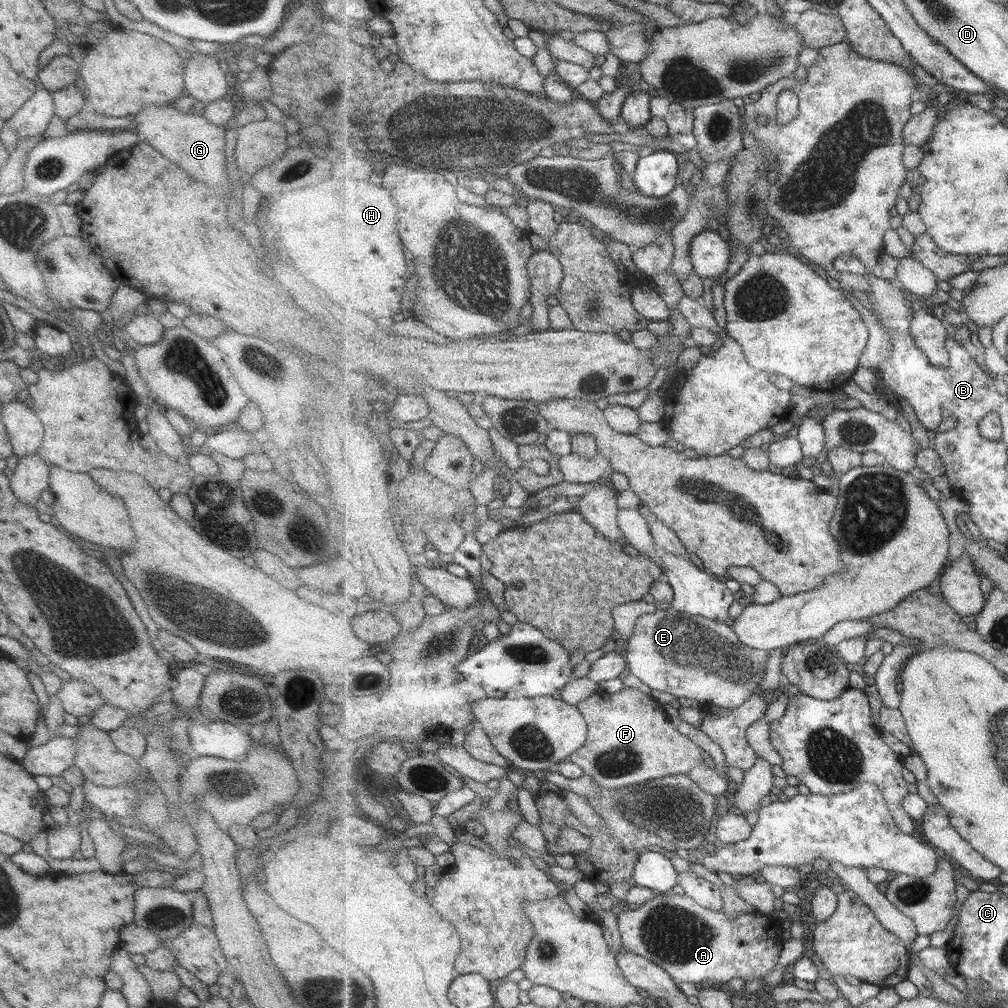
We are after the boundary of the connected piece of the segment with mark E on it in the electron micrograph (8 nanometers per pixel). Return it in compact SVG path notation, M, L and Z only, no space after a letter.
M672 606L666 610L658 610L653 614L641 616L637 620L635 633L624 644L624 653L630 673L646 684L652 692L659 691L671 694L675 699L693 699L704 706L711 703L728 710L742 706L761 688L765 675L765 667L769 661L769 652L759 648L751 648L737 637L732 621L719 623L707 618L683 614Z

